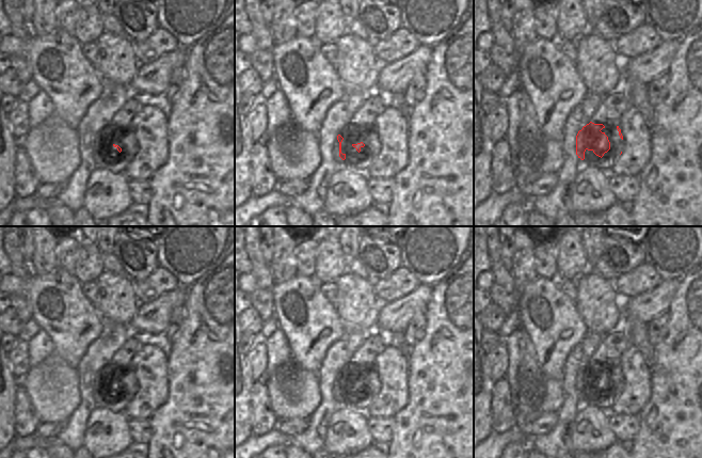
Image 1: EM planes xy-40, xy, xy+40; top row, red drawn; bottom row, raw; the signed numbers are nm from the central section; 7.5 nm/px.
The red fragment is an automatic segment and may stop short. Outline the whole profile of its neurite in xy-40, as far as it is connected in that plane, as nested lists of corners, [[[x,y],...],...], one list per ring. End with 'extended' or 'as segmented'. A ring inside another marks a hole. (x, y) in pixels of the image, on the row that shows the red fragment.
[[[108,124],[100,131],[98,142],[100,152],[94,153],[94,161],[98,169],[106,169],[112,173],[124,173],[139,146],[131,130],[125,135],[118,133],[119,129]]]; extended

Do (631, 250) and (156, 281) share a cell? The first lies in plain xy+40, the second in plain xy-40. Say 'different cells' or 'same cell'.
different cells

